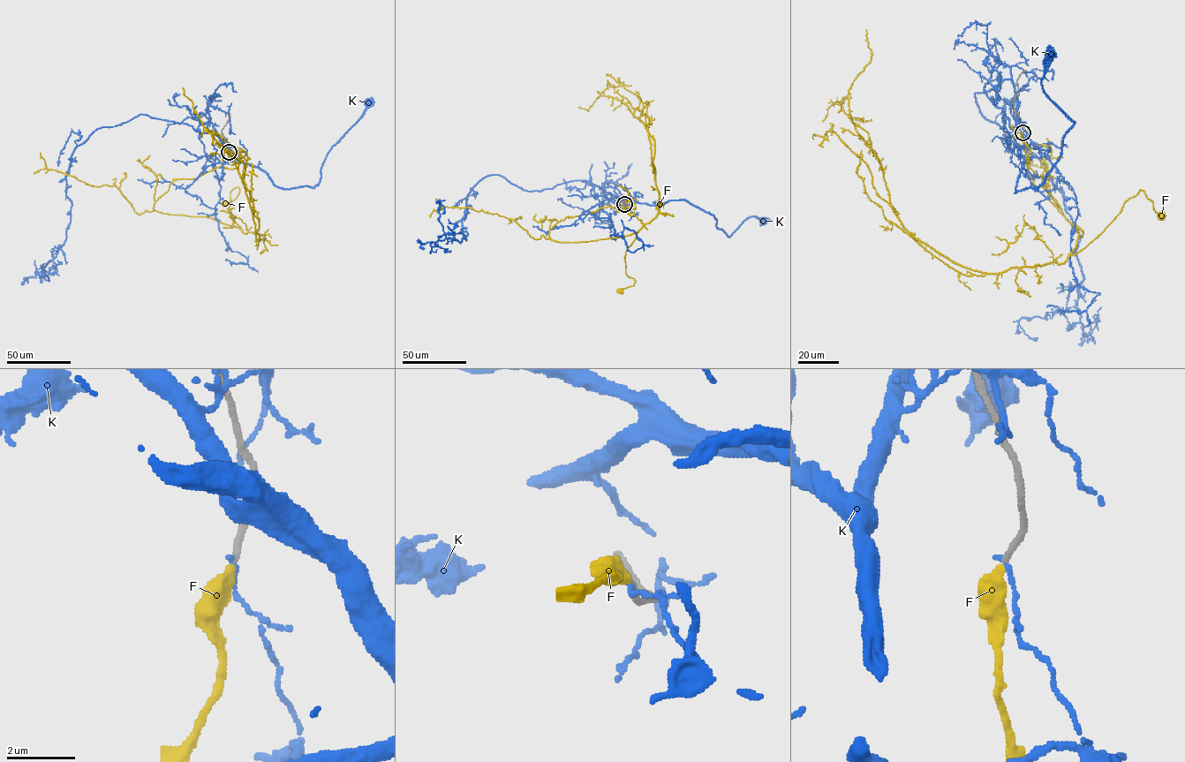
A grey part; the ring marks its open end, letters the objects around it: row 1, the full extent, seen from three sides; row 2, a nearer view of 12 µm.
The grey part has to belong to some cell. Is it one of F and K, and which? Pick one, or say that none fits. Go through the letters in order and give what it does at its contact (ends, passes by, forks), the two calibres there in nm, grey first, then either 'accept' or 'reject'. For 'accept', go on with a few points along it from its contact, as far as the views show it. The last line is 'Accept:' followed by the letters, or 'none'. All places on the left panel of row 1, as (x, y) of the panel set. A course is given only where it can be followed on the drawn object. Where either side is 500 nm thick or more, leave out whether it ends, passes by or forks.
F: it ends there; 170 nm thick on the grey side, 400 nm on the other; accept; it runs (229, 152), (213, 170), (175, 179), (154, 207), (241, 229), (229, 209), (237, 187), (224, 203)
K: it ends there; 180 nm thick on the grey side, 120 nm on the other; reject
Accept: F

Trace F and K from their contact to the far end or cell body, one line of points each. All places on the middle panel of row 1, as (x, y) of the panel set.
F: (624, 204), (566, 216), (549, 234), (577, 242), (637, 233), (624, 257), (626, 275), (635, 282), (620, 290)
K: (624, 205), (629, 199), (654, 205), (686, 199), (715, 217), (716, 226), (728, 236), (750, 217), (764, 221)

